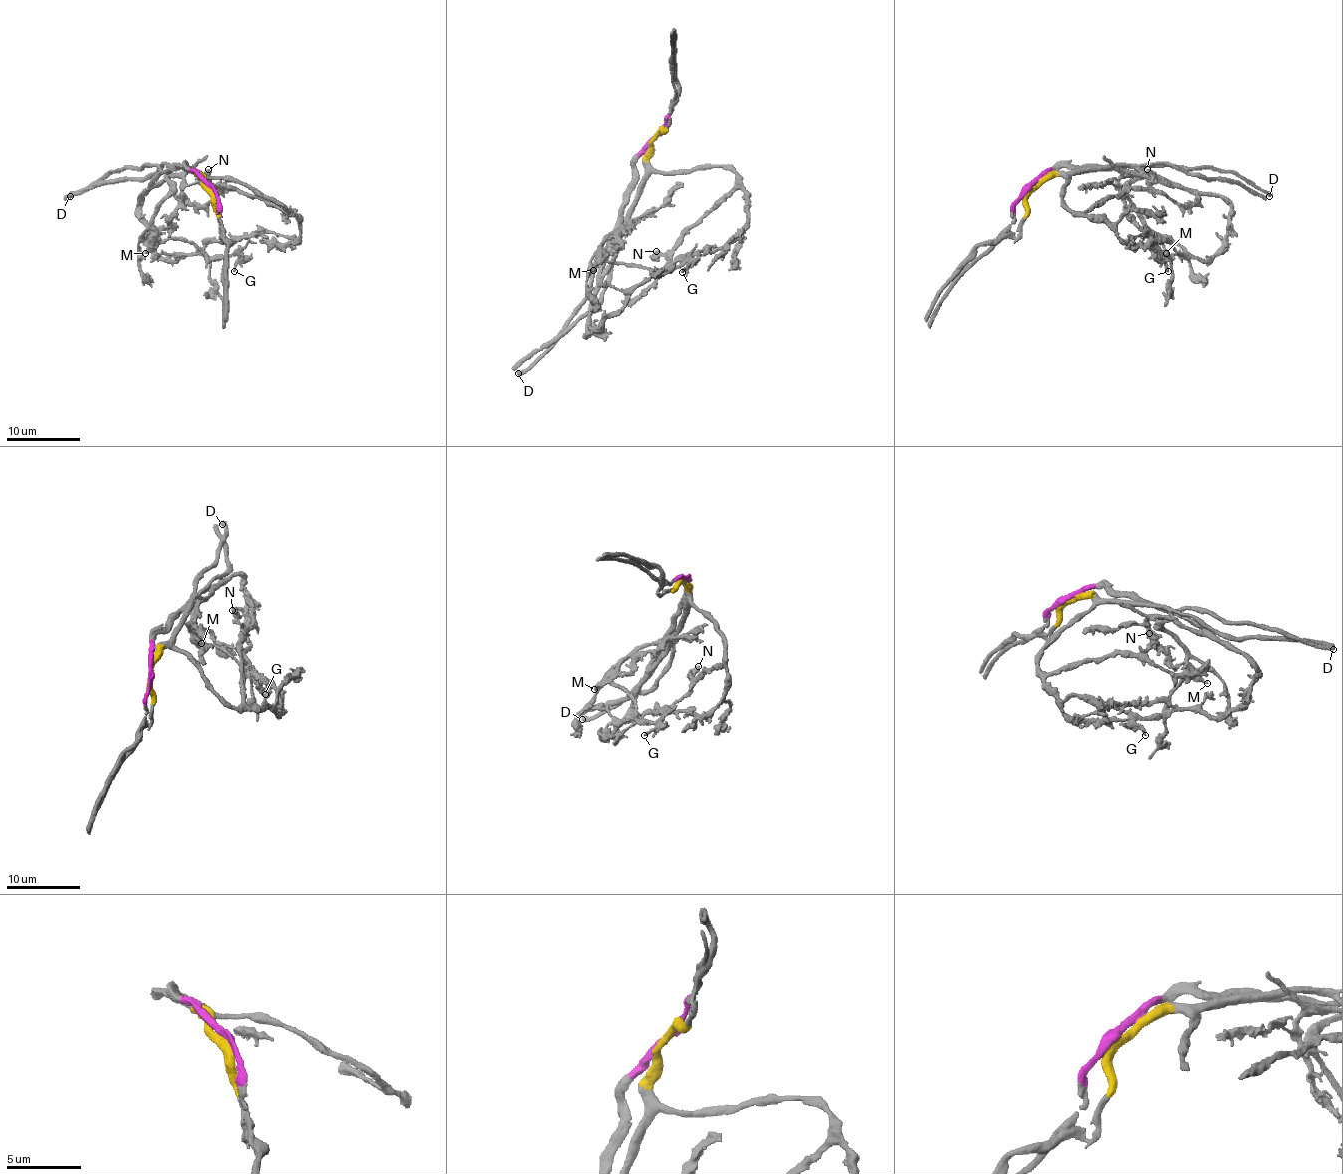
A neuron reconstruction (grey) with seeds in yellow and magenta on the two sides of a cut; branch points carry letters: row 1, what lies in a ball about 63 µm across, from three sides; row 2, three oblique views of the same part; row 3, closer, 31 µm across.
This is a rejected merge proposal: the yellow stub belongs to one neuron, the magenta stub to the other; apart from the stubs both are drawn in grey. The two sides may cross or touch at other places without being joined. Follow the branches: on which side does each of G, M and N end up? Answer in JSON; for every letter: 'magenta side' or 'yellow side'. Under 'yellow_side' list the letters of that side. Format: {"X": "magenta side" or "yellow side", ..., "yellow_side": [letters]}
{"G": "yellow side", "M": "yellow side", "N": "yellow side", "yellow_side": ["G", "M", "N"]}

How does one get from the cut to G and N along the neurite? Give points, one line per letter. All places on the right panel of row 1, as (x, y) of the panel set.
G: (1031, 187), (1055, 176), (1130, 165), (1141, 174), (1128, 187), (1128, 200), (1161, 240), (1168, 271)
N: (1031, 187), (1055, 176), (1068, 178), (1062, 200), (1080, 213), (1146, 187), (1146, 169)

